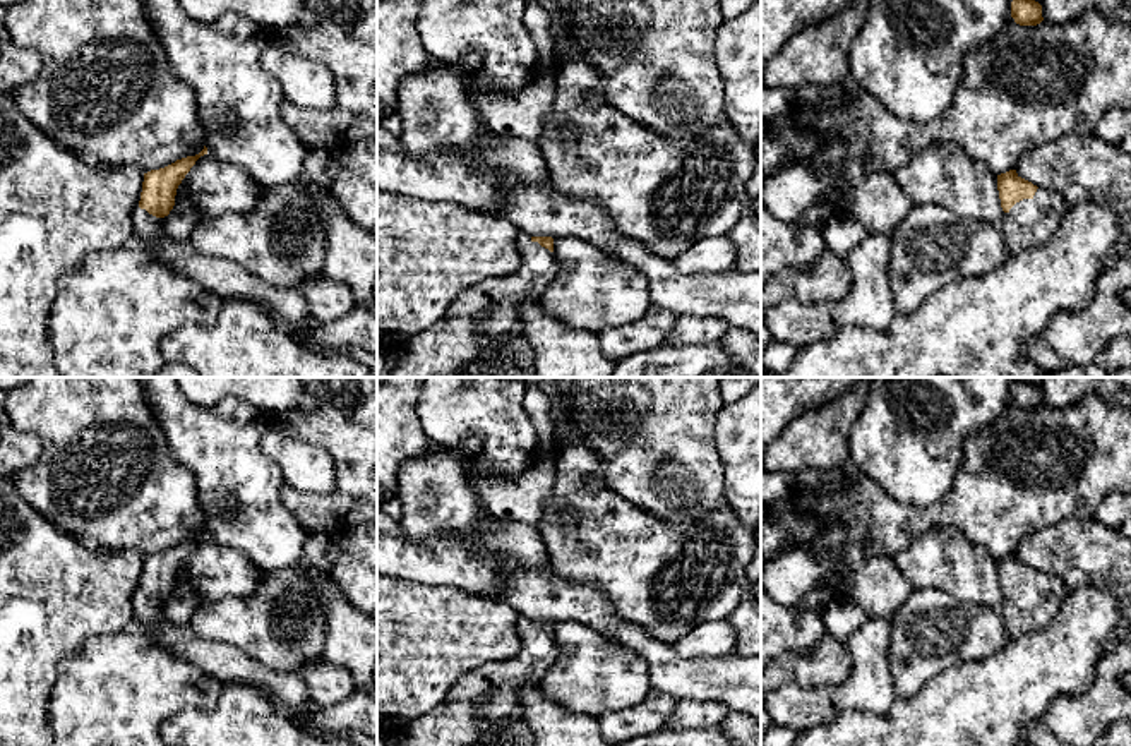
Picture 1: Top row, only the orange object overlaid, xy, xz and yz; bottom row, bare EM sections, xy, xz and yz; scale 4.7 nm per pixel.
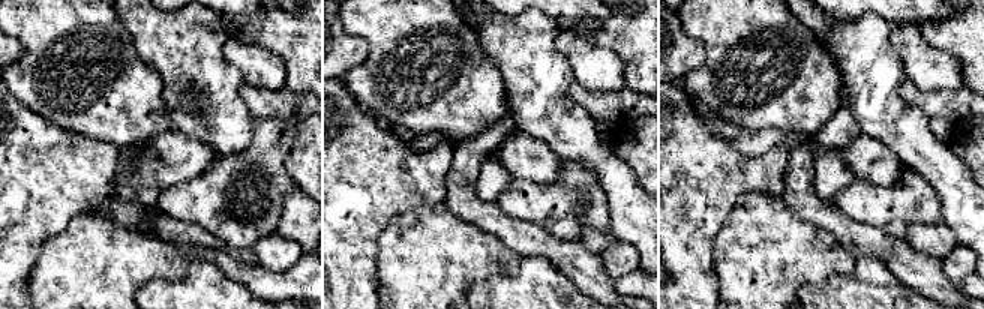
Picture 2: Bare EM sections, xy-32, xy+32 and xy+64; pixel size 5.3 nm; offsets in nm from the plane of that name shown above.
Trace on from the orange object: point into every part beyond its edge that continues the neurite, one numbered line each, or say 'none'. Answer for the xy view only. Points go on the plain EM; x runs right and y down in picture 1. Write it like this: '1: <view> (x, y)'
1: xy (287, 691)

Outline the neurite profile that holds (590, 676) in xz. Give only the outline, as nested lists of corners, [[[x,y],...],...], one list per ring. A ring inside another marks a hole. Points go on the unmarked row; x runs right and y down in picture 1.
[[[576,621],[554,623],[557,660],[538,686],[560,707],[601,717],[634,707],[653,695],[648,664],[632,652],[608,645]]]

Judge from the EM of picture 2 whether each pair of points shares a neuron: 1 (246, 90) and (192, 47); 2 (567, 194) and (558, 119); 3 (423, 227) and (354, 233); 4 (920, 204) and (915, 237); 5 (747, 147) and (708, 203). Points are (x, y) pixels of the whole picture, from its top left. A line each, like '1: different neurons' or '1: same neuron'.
1: different neurons
2: different neurons
3: different neurons
4: different neurons
5: different neurons

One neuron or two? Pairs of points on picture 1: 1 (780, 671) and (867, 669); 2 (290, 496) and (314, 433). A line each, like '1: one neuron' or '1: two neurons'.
1: two neurons
2: two neurons

